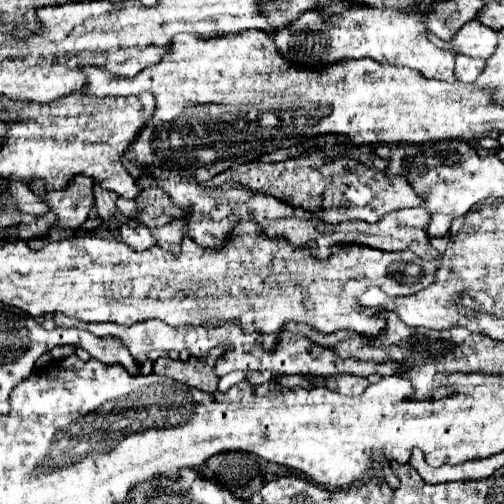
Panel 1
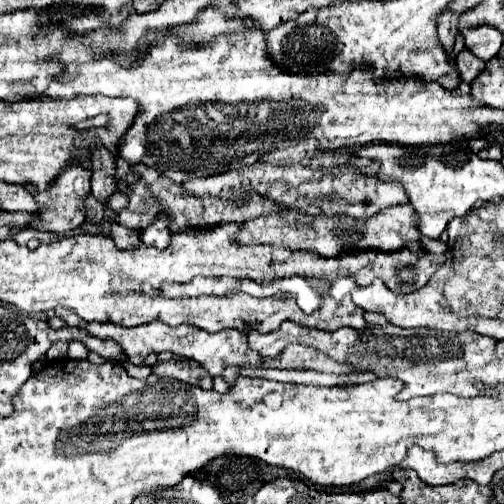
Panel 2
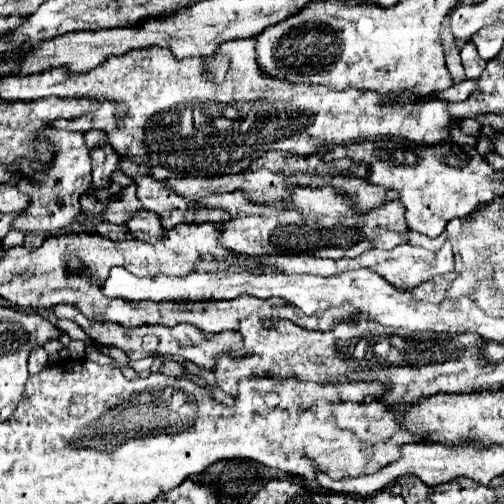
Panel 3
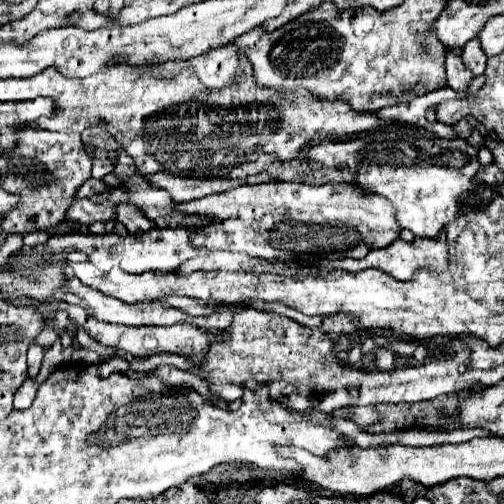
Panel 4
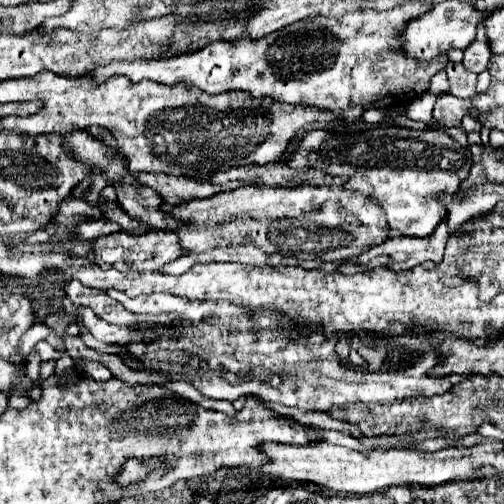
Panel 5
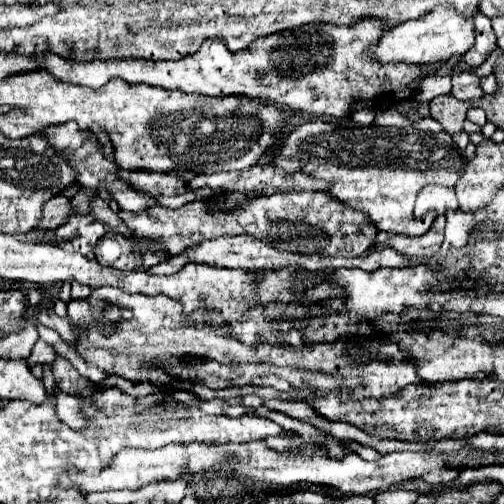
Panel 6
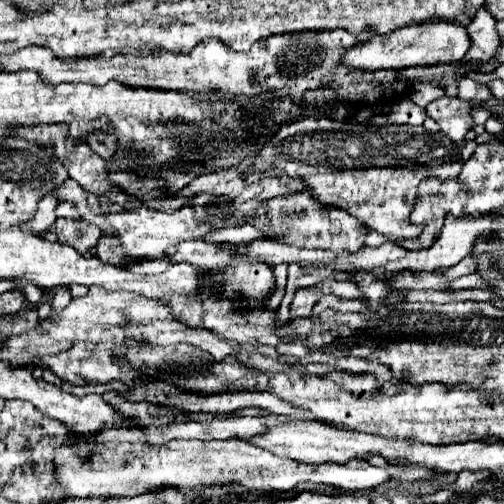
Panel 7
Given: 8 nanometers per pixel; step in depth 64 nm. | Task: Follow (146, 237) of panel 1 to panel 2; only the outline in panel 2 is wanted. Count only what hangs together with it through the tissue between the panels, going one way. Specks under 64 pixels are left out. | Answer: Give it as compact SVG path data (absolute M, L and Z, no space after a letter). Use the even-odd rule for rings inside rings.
M112 224L110 228L110 238L116 240L116 246L118 248L134 248L134 246L140 246L140 234L138 230L132 230L132 228L124 228L120 224Z

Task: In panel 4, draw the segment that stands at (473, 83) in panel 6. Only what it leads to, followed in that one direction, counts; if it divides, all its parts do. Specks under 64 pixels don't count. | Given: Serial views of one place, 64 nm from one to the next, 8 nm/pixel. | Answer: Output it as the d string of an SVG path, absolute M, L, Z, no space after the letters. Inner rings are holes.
M452 52L446 54L446 78L448 78L448 86L456 92L466 92L472 84L472 74L464 68L462 60L458 56L454 56Z

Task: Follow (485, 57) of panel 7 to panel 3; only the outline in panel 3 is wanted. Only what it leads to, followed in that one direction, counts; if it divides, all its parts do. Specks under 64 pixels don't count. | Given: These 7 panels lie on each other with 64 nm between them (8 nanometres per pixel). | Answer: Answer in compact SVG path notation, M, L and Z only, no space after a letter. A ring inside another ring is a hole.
M466 42L464 48L460 50L460 58L462 58L462 66L466 70L466 78L478 78L486 66L486 60L480 58L476 46L472 42Z

